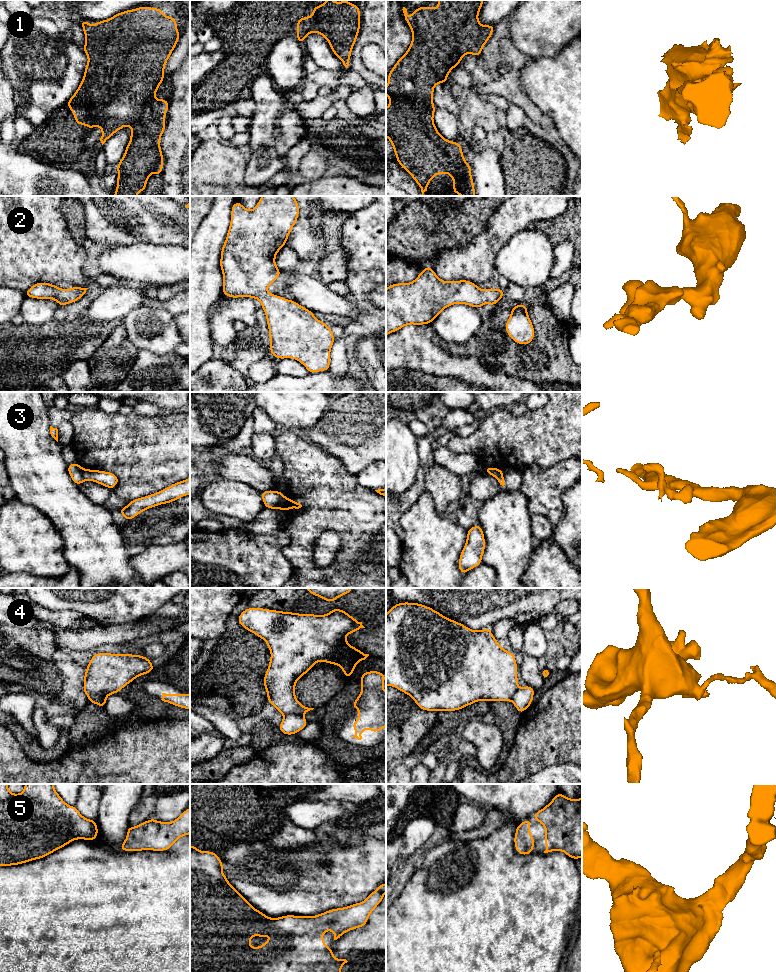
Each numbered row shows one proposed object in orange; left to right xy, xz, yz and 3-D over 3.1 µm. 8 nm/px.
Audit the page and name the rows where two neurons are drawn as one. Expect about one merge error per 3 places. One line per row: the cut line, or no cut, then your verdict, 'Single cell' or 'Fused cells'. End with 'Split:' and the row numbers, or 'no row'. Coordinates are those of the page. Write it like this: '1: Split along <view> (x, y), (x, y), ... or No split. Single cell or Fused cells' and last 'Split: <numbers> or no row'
1: No split. Single cell
2: No split. Single cell
3: Split along xz (283, 496), (278, 508). Fused cells
4: Split along xy (106, 696), (91, 695), (88, 698). Fused cells
5: No split. Single cell
Split: 3, 4

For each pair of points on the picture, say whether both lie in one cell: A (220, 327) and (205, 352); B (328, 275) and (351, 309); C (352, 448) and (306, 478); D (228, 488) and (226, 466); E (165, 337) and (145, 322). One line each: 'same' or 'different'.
A: different
B: different
C: different
D: different
E: same

